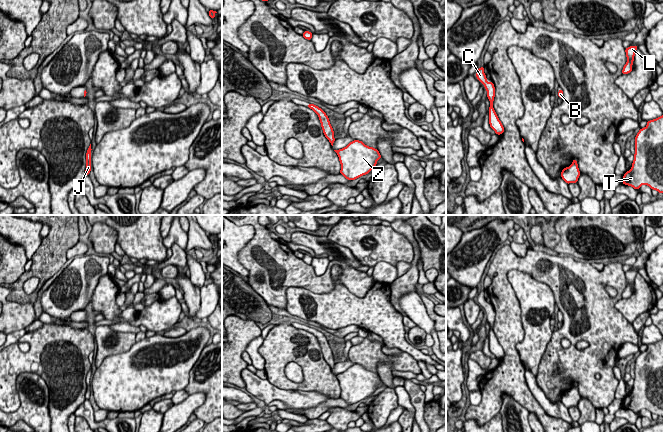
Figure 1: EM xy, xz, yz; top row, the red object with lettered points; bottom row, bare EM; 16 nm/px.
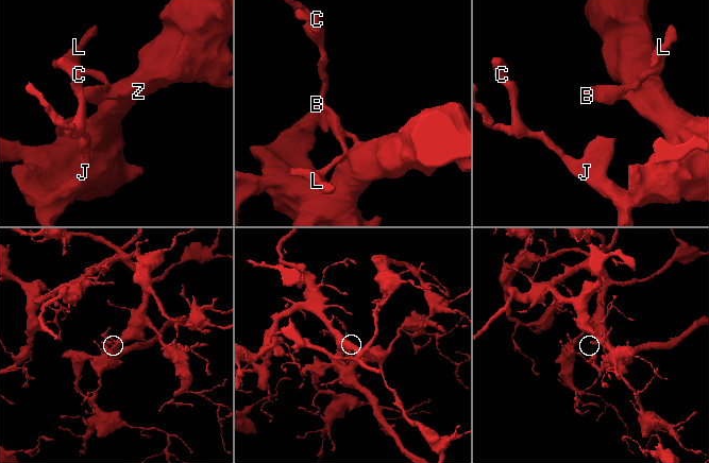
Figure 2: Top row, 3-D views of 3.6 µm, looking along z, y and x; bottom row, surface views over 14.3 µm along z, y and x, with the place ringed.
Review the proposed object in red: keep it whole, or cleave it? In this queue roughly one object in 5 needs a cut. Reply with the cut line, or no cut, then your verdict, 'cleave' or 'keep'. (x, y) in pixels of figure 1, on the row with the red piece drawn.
cut none; keep

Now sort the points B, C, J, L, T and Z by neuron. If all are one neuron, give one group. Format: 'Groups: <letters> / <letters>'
Groups: B C J L T Z

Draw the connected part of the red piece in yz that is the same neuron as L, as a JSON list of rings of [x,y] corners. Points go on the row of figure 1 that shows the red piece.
[[[636,45],[625,48],[627,62],[622,69],[622,74],[624,75],[629,74],[633,70],[632,65],[633,65],[634,56],[637,49],[638,49],[638,46]]]

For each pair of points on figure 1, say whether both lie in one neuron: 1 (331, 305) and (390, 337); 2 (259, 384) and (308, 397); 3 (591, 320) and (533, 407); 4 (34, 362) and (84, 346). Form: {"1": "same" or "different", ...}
{"1": "same", "2": "same", "3": "same", "4": "same"}

